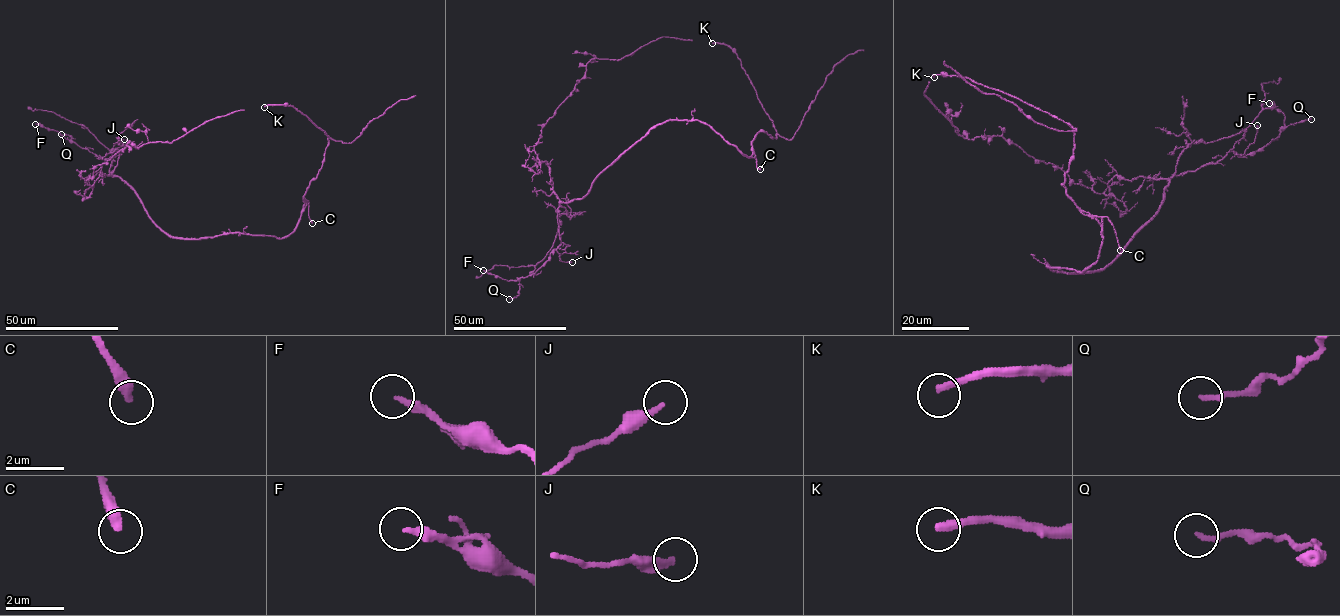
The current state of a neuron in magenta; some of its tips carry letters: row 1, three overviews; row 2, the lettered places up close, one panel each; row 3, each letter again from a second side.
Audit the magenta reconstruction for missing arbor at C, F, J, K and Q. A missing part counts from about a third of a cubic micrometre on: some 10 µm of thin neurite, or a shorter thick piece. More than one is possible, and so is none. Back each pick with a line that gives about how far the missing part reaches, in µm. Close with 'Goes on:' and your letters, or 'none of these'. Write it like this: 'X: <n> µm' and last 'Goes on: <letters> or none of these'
C: 20 µm
K: 10 µm
Goes on: C, K

